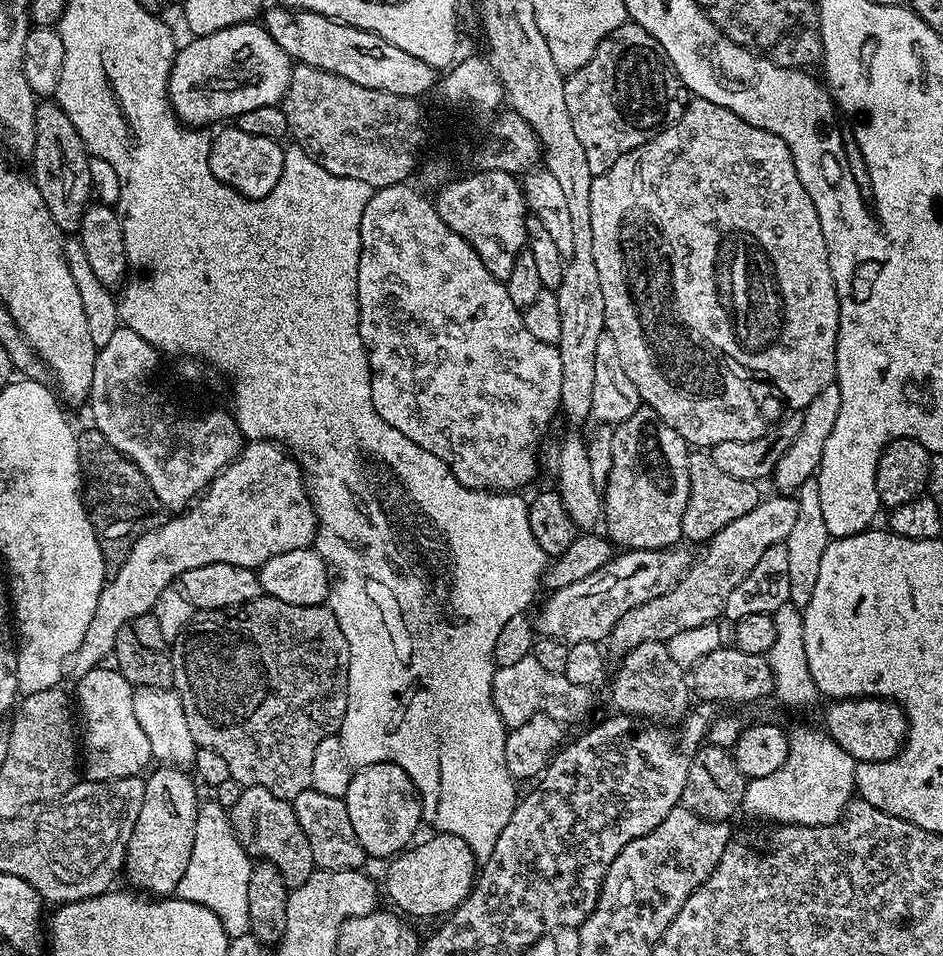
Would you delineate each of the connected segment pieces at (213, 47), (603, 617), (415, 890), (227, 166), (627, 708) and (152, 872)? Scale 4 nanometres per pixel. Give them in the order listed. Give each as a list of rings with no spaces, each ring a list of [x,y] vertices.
[[[259,23],[235,24],[189,41],[177,51],[168,79],[168,100],[183,124],[219,125],[235,121],[246,110],[283,101],[294,61]]]
[[[684,546],[621,551],[613,555],[612,560],[602,566],[602,570],[594,570],[594,574],[571,586],[555,589],[549,595],[552,597],[541,606],[540,613],[534,616],[535,631],[540,636],[549,636],[566,645],[607,641],[622,614],[673,588],[684,577],[693,559],[693,553],[688,553]]]
[[[442,832],[432,834],[429,840],[422,840],[411,850],[399,853],[389,863],[393,864],[389,866],[388,873],[384,876],[384,884],[382,880],[382,888],[383,891],[384,888],[388,891],[389,898],[397,904],[395,907],[405,917],[444,918],[472,893],[472,885],[478,875],[478,861],[470,846],[466,846],[466,842],[462,842],[462,838],[454,834]]]
[[[224,126],[220,130],[217,136],[211,137],[208,146],[208,165],[214,178],[243,196],[249,196],[251,200],[261,200],[266,194],[270,194],[270,190],[278,186],[278,178],[282,178],[284,169],[285,149],[281,141],[258,138],[254,134],[238,130],[235,126]]]
[[[665,641],[642,642],[623,653],[621,660],[624,661],[612,680],[612,704],[617,713],[639,718],[644,722],[659,722],[664,726],[675,725],[688,715],[690,680],[685,669],[670,658],[670,650]]]
[[[156,766],[147,773],[142,810],[138,810],[138,822],[134,822],[128,847],[122,853],[129,885],[156,898],[168,898],[177,891],[194,850],[202,800],[196,797],[197,781],[184,772],[180,766]]]

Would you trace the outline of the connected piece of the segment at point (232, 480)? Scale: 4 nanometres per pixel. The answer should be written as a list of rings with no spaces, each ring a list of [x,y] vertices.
[[[275,440],[245,443],[239,456],[212,479],[212,483],[204,489],[199,499],[187,510],[173,516],[176,516],[173,520],[172,517],[165,519],[159,528],[142,534],[142,538],[134,542],[126,562],[122,562],[117,572],[111,573],[98,598],[98,610],[94,610],[94,618],[90,618],[86,638],[82,638],[82,646],[74,650],[66,665],[71,675],[73,672],[73,677],[79,678],[90,670],[101,667],[107,661],[104,659],[112,656],[118,630],[129,627],[134,618],[153,611],[160,595],[167,588],[173,587],[174,581],[186,574],[186,570],[194,570],[194,566],[210,566],[214,562],[226,562],[230,566],[256,570],[274,554],[313,547],[316,538],[316,512],[312,509],[312,500],[306,494],[306,480],[302,469],[288,449],[277,444]]]

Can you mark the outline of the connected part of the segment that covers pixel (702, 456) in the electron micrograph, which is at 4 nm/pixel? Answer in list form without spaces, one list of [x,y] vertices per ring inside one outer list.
[[[692,450],[688,454],[688,473],[690,474],[690,494],[686,502],[686,514],[682,514],[683,539],[707,542],[717,536],[734,518],[750,514],[762,499],[761,485],[754,480],[733,478],[714,466],[711,455],[704,450]]]

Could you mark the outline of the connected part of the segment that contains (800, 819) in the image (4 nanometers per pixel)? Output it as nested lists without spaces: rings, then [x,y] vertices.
[[[796,728],[787,733],[788,757],[786,762],[774,774],[766,778],[749,780],[744,795],[743,811],[752,816],[761,816],[764,820],[776,820],[777,825],[801,824],[802,826],[822,826],[832,824],[844,815],[844,808],[854,796],[854,773],[857,761],[846,750],[842,750],[827,732],[816,728]]]

